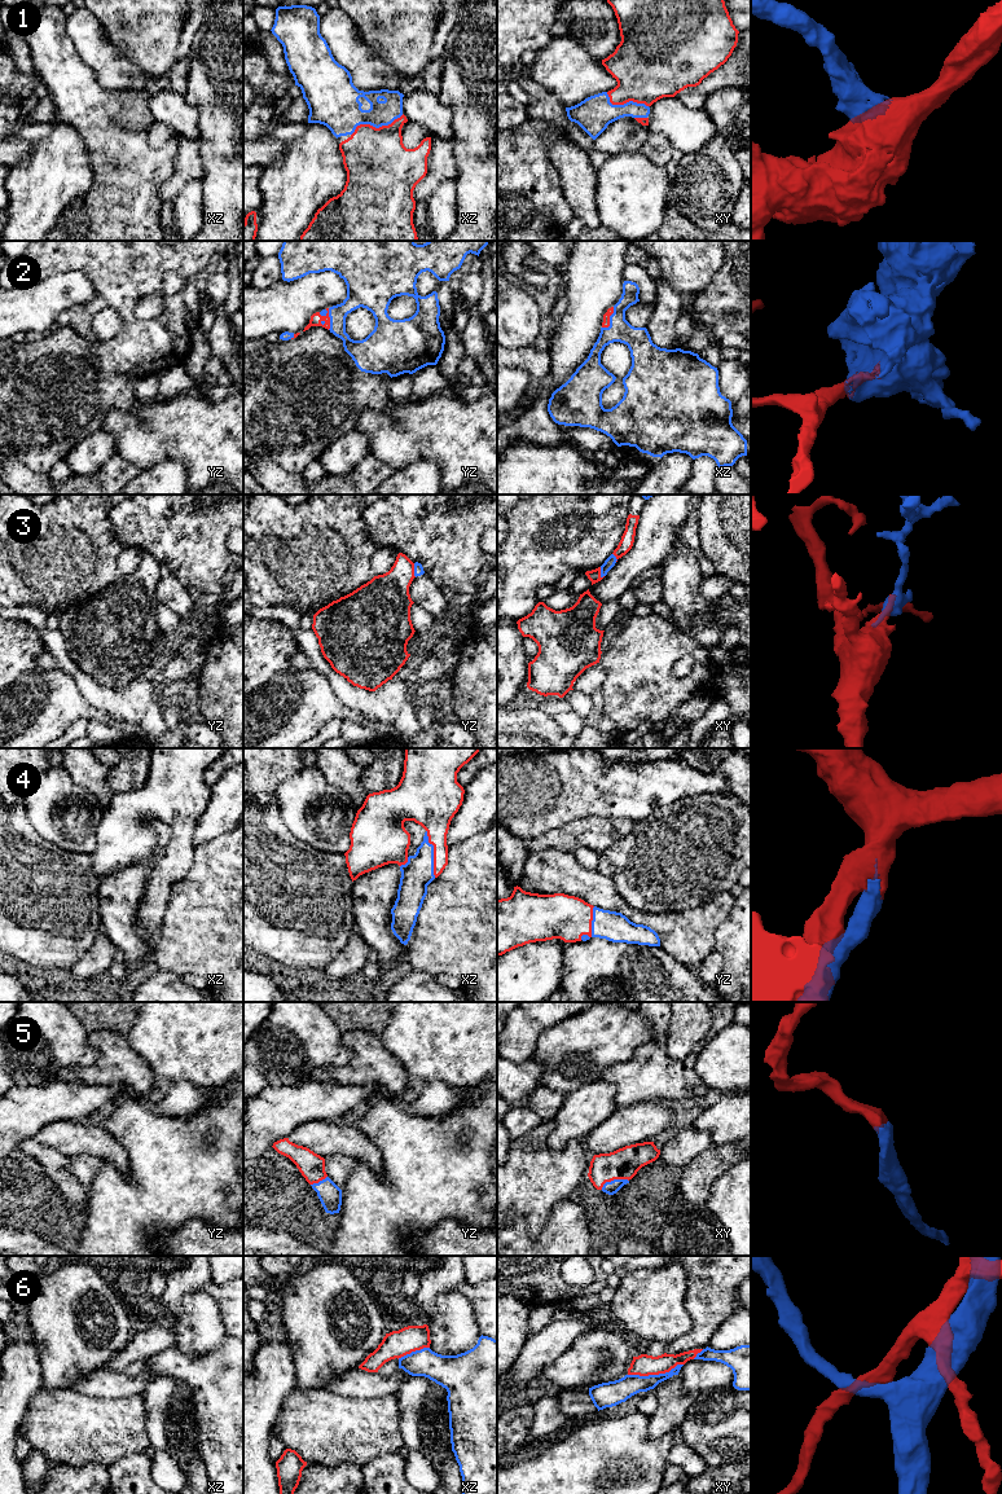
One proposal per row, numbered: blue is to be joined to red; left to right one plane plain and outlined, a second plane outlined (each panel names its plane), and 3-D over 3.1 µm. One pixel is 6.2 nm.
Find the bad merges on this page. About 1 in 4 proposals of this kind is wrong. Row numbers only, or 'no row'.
3, 6

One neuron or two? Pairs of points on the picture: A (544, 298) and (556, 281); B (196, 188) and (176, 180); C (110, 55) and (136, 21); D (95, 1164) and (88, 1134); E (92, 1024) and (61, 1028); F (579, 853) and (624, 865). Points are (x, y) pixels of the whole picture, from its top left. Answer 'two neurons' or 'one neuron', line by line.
A: one neuron
B: two neurons
C: two neurons
D: two neurons
E: two neurons
F: two neurons

